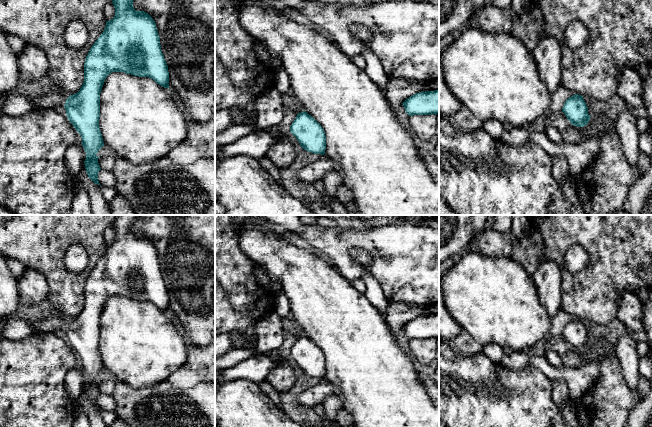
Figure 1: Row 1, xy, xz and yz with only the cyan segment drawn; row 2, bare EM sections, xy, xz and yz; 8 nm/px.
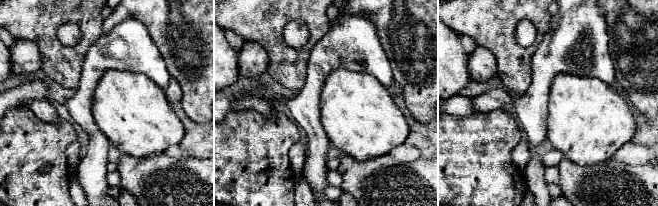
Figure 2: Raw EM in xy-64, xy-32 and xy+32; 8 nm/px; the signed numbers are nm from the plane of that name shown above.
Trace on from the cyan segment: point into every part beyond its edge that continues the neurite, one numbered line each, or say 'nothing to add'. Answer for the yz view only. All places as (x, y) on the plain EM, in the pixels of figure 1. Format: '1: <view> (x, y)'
nothing to add

